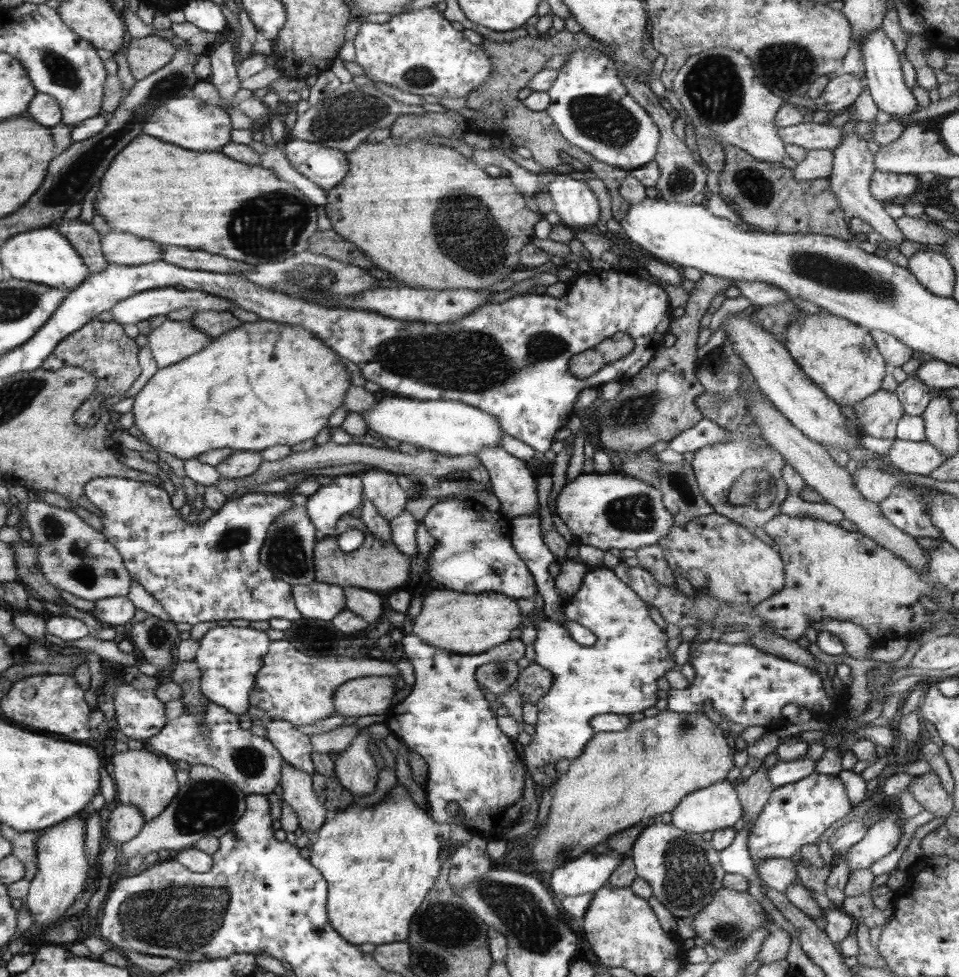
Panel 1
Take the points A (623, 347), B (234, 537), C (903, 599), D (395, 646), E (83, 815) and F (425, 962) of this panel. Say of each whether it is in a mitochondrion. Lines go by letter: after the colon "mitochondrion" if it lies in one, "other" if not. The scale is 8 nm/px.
A: other
B: mitochondrion
C: other
D: other
E: other
F: mitochondrion

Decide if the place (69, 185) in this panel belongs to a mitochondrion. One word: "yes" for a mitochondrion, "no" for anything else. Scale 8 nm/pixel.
yes

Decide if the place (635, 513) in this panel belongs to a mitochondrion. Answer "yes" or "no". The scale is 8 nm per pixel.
yes

